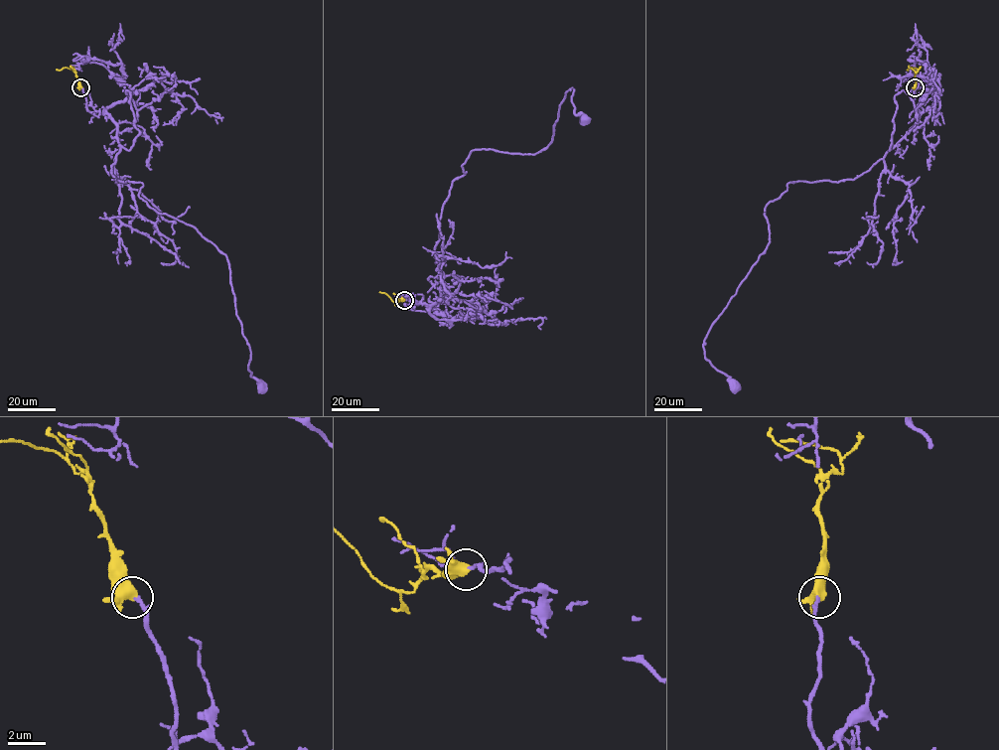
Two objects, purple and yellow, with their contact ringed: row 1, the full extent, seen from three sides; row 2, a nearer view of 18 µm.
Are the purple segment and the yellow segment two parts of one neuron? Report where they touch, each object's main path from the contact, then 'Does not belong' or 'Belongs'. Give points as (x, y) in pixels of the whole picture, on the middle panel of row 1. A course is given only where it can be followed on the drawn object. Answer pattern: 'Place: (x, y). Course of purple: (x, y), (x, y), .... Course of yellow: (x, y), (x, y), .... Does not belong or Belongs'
Place: (404, 300). Course of purple: (404, 300), (433, 304), (440, 298), (439, 221), (472, 150), (541, 151), (569, 88), (574, 113), (584, 119). Course of yellow: (404, 300), (395, 303), (379, 292). Belongs

